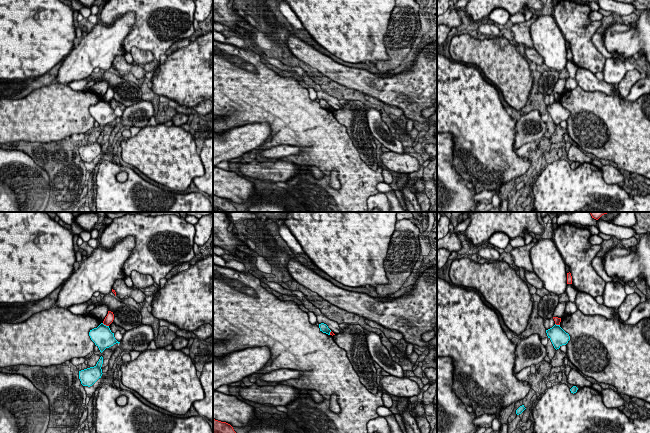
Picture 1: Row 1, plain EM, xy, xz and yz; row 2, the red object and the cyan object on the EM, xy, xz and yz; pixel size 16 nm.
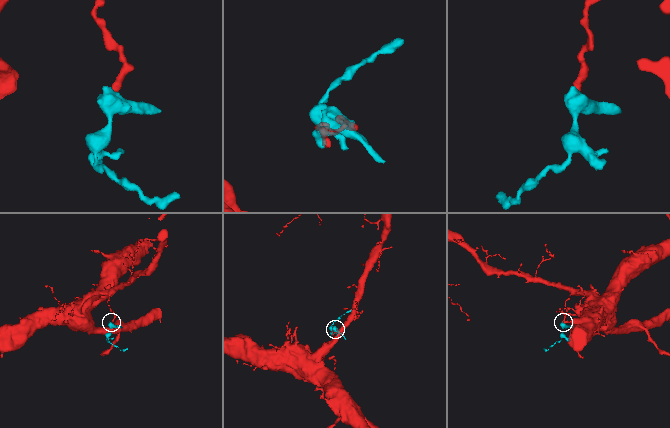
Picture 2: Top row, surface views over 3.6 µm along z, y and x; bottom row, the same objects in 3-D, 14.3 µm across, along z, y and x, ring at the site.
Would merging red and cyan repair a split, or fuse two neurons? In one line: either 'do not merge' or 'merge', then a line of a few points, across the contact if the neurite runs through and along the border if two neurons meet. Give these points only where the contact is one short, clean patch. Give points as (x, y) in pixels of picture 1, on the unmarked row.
do not merge; line xy (102, 99), (108, 102)

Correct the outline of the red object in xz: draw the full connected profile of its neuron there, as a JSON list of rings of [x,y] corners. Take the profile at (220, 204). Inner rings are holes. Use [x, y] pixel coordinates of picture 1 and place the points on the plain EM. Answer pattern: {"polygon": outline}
{"polygon": [[[213,195],[213,212],[238,212],[238,211],[230,200]]]}

